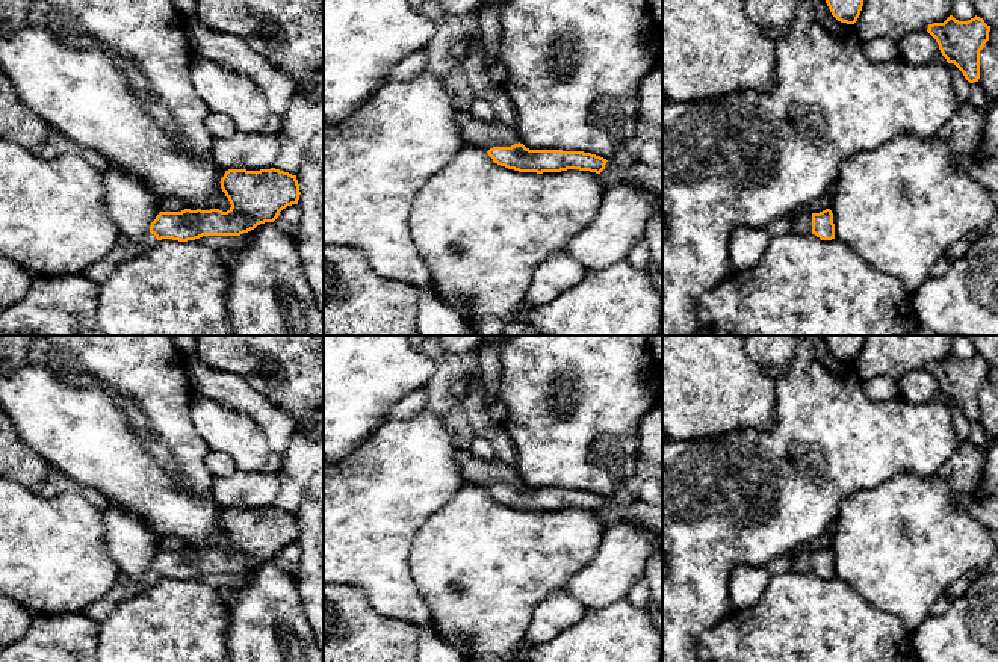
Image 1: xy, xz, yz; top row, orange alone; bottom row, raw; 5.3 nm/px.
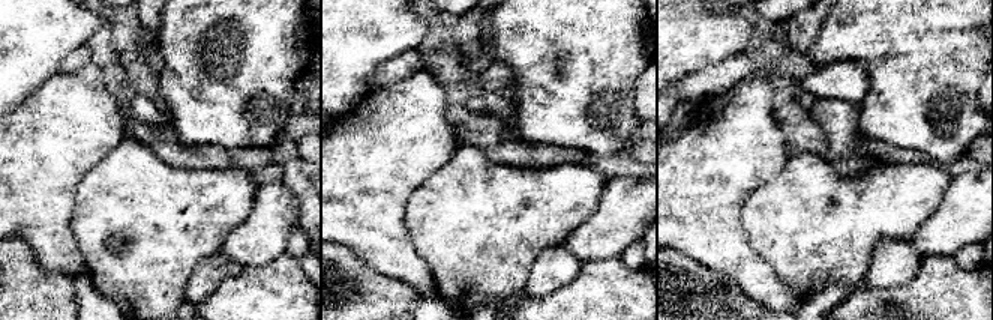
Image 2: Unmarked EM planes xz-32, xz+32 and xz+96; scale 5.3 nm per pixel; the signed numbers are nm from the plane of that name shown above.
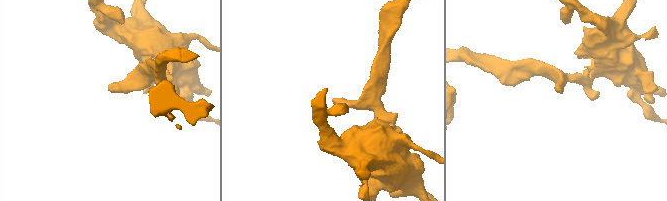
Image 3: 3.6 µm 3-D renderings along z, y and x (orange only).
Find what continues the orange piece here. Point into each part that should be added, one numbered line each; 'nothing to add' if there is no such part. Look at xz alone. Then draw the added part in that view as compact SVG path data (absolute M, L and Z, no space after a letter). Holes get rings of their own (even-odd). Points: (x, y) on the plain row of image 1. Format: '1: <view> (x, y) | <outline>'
1: xz (477, 472) | M457 449L455 459L464 484L488 490L493 485L511 485L520 481L520 475L514 467L502 461L479 459L469 449Z

